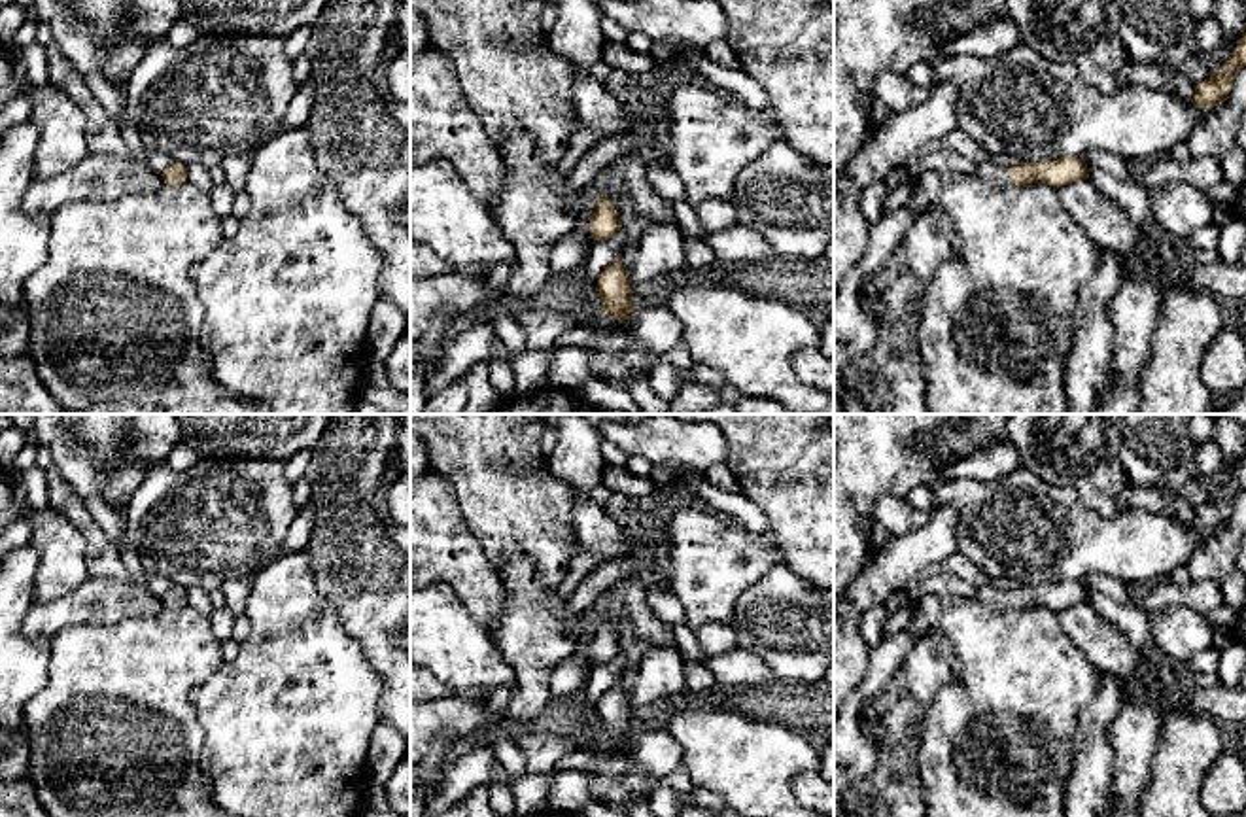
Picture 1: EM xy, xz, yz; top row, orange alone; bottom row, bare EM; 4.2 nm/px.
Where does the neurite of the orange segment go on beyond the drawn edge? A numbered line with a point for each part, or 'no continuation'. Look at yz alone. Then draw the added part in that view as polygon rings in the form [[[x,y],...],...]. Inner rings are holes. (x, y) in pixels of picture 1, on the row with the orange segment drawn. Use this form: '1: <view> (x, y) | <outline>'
1: yz (991, 174) | [[[991,163],[979,165],[976,176],[989,185],[996,185],[996,187],[1012,185],[1008,168],[995,166]]]

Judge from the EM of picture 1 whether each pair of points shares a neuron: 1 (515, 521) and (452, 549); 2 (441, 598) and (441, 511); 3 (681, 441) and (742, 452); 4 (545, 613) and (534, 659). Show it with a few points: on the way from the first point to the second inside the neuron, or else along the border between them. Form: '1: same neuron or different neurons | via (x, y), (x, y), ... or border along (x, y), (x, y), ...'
1: different neurons | border along (456, 498), (471, 534), (494, 566)
2: different neurons | border along (430, 583), (443, 581), (469, 615)
3: different neurons | border along (723, 434), (726, 462)
4: same neuron | via (534, 625), (534, 647)

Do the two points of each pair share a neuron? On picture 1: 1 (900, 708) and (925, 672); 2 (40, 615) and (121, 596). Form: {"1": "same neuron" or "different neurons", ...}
{"1": "same neuron", "2": "same neuron"}

